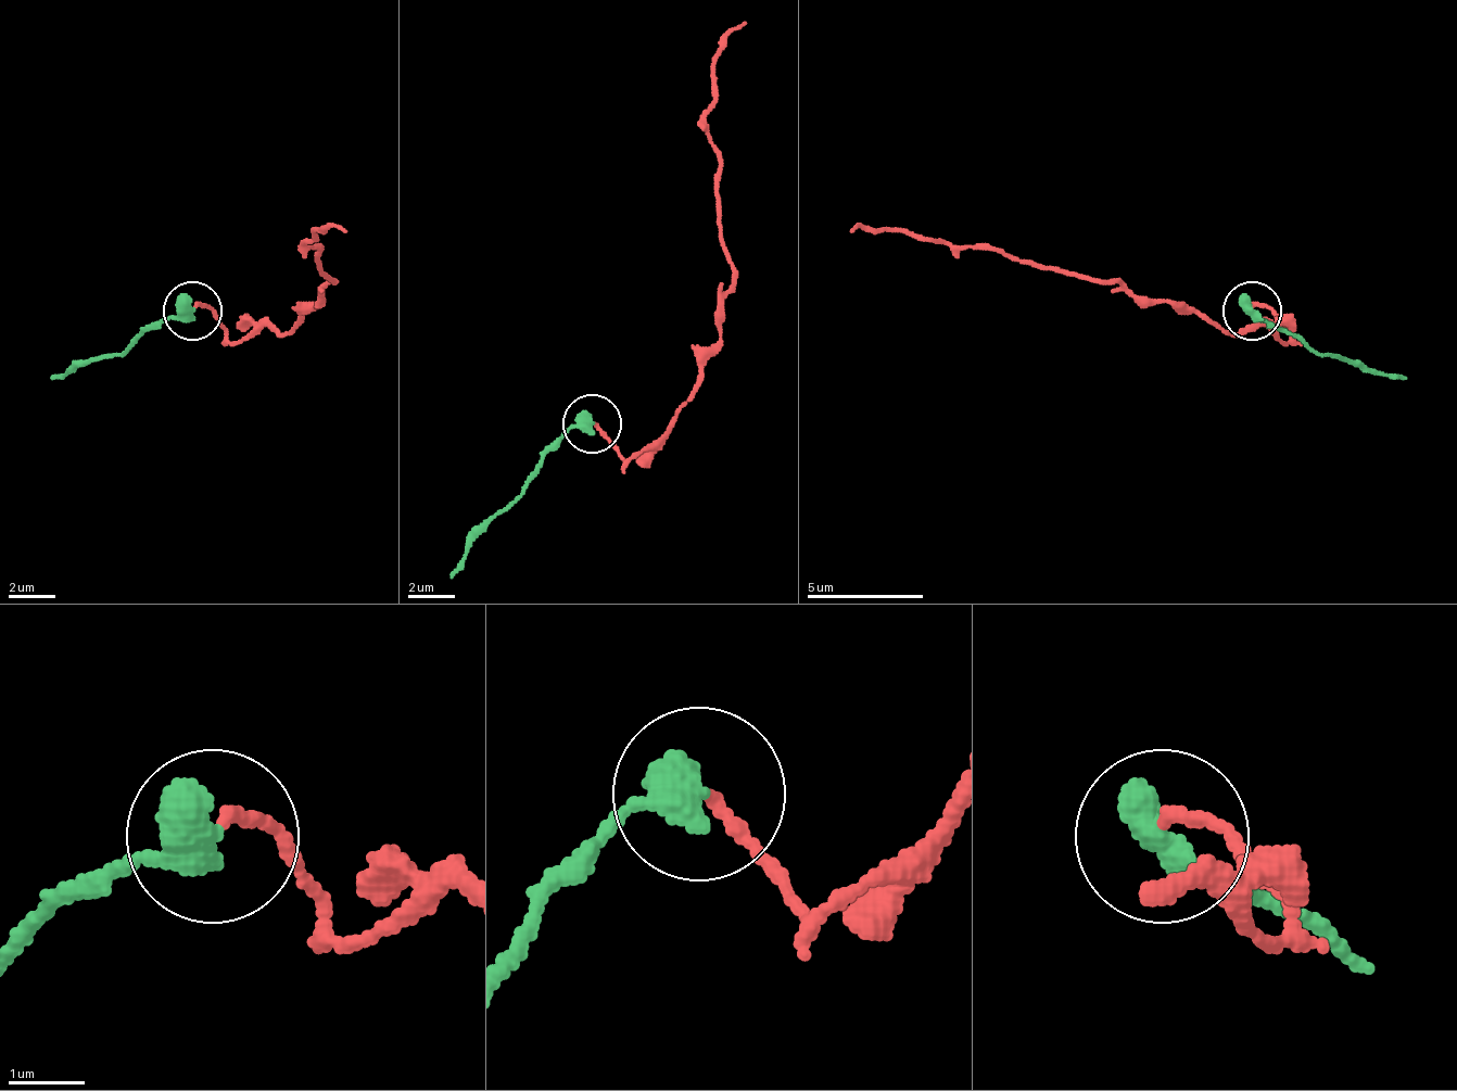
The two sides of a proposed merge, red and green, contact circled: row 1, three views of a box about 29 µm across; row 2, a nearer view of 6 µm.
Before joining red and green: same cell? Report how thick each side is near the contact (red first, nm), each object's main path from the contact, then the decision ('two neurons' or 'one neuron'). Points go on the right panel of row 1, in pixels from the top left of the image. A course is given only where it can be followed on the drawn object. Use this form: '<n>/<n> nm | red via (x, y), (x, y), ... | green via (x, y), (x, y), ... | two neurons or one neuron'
160/550 nm | red via (1253, 306), (1288, 329), (1258, 324), (1229, 335), (1165, 301), (1089, 282), (1072, 271), (878, 230), (849, 230) | green via (1253, 312), (1288, 335), (1405, 377) | two neurons

